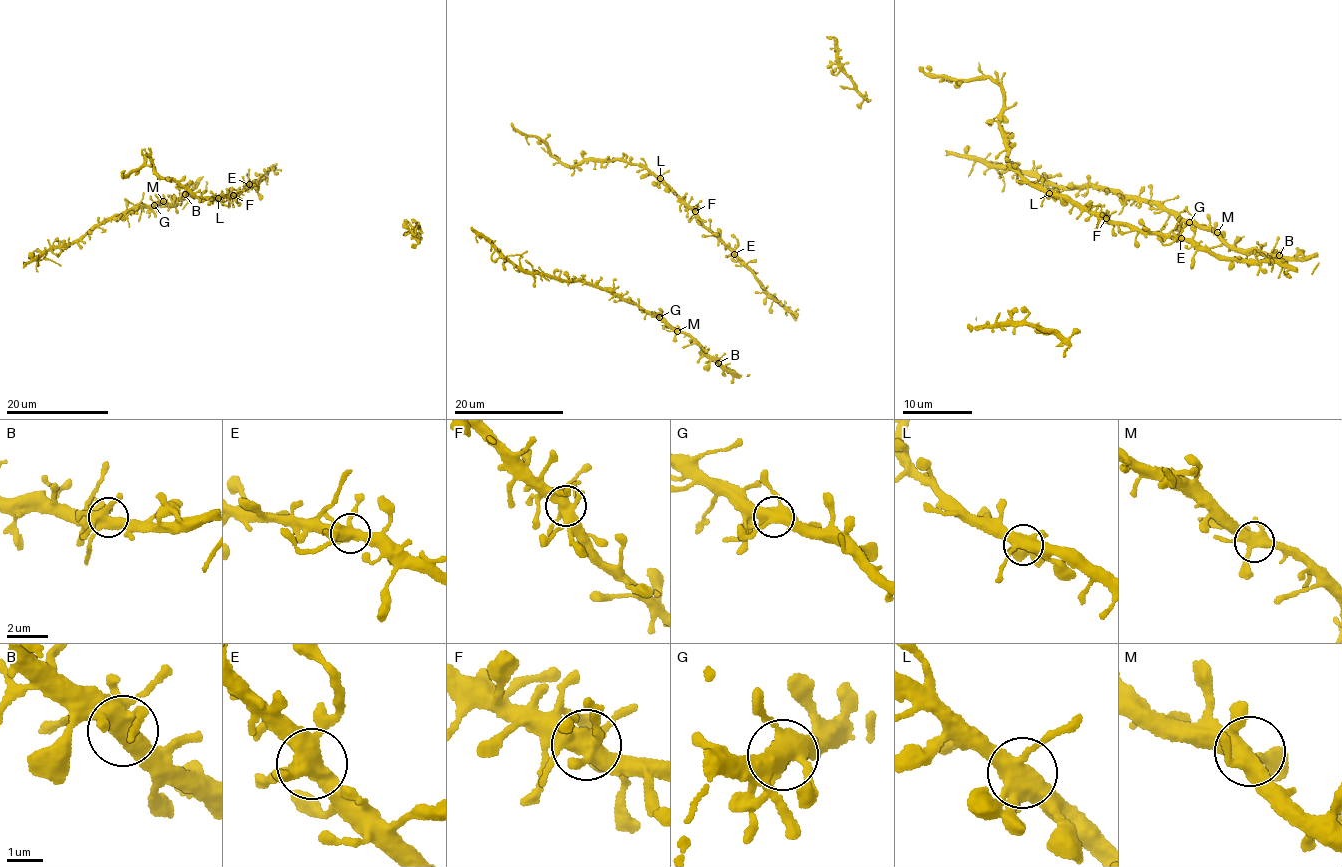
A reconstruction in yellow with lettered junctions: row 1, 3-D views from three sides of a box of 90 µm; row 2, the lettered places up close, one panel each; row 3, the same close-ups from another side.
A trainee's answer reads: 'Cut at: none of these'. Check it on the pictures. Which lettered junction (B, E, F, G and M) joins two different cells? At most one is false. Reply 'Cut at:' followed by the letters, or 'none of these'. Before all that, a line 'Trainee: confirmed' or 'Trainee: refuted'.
Trainee: confirmed
Cut at: none of these

